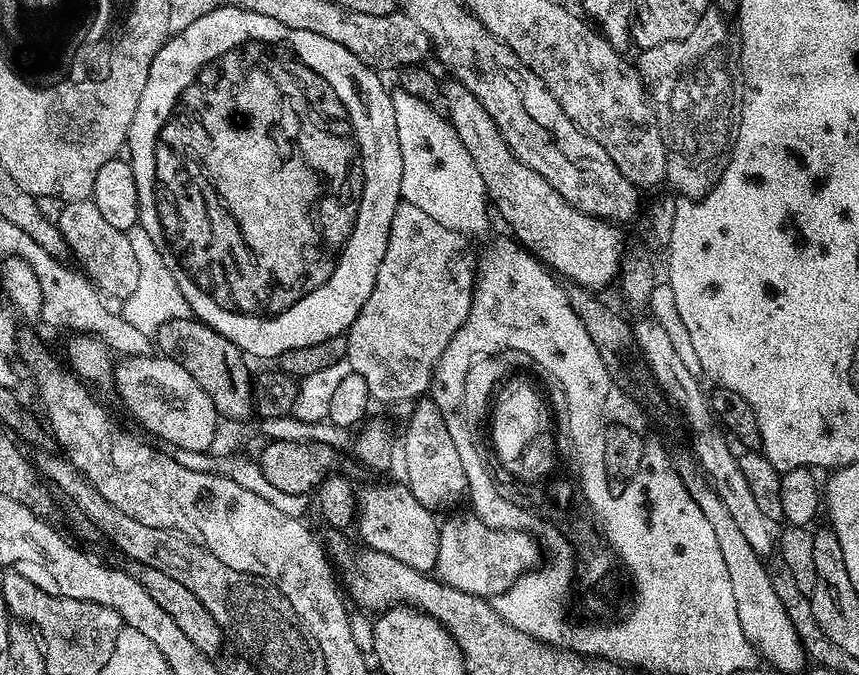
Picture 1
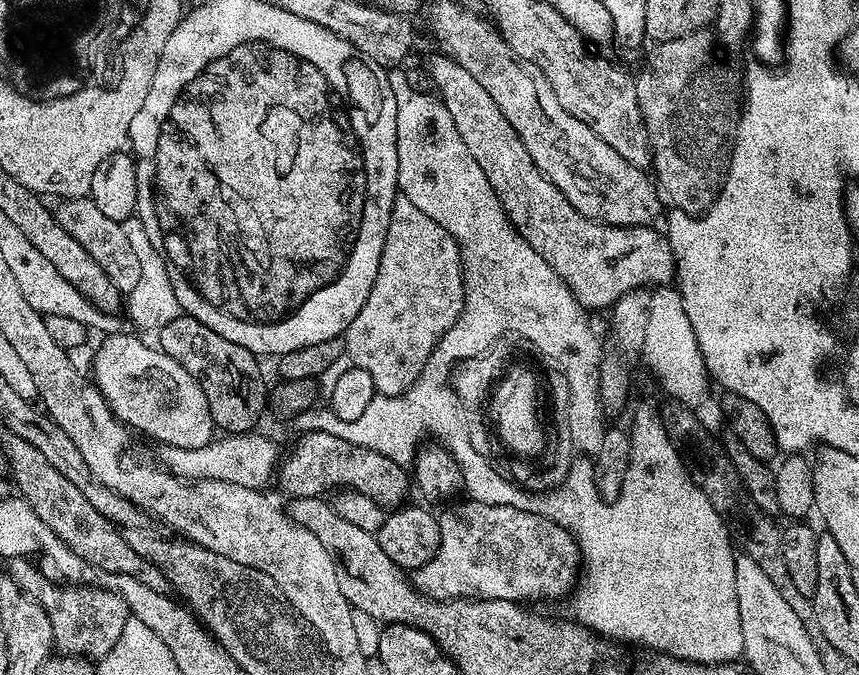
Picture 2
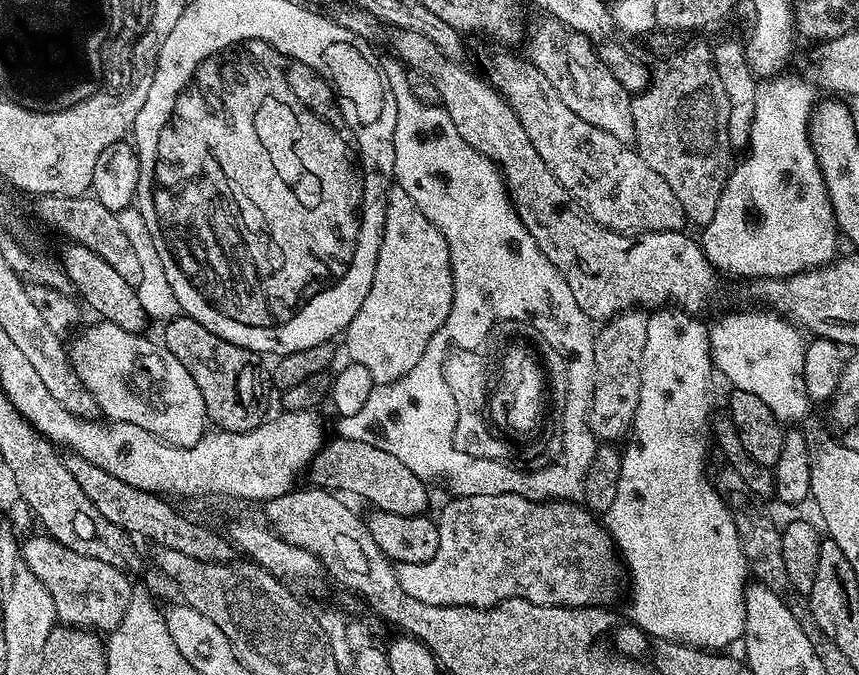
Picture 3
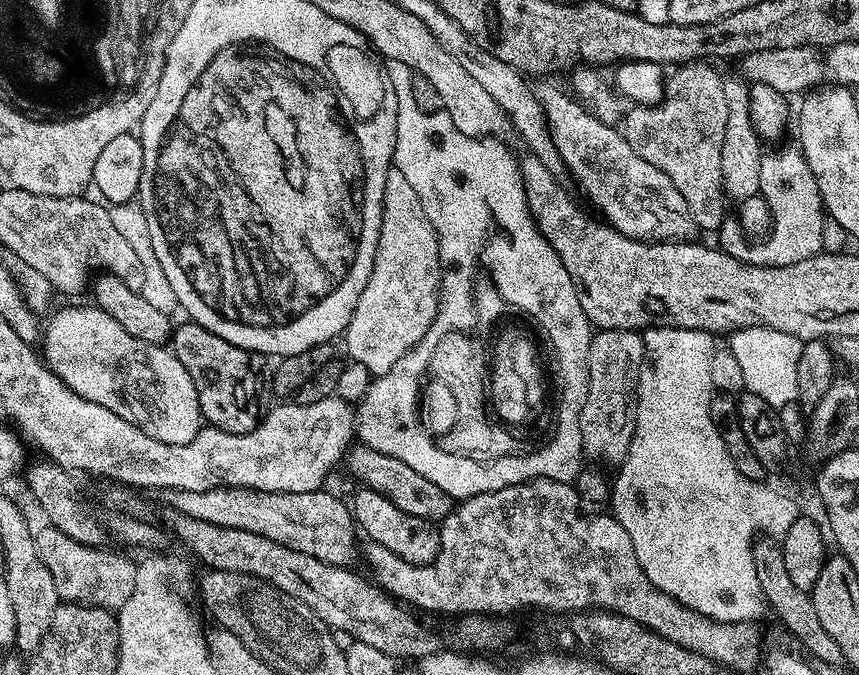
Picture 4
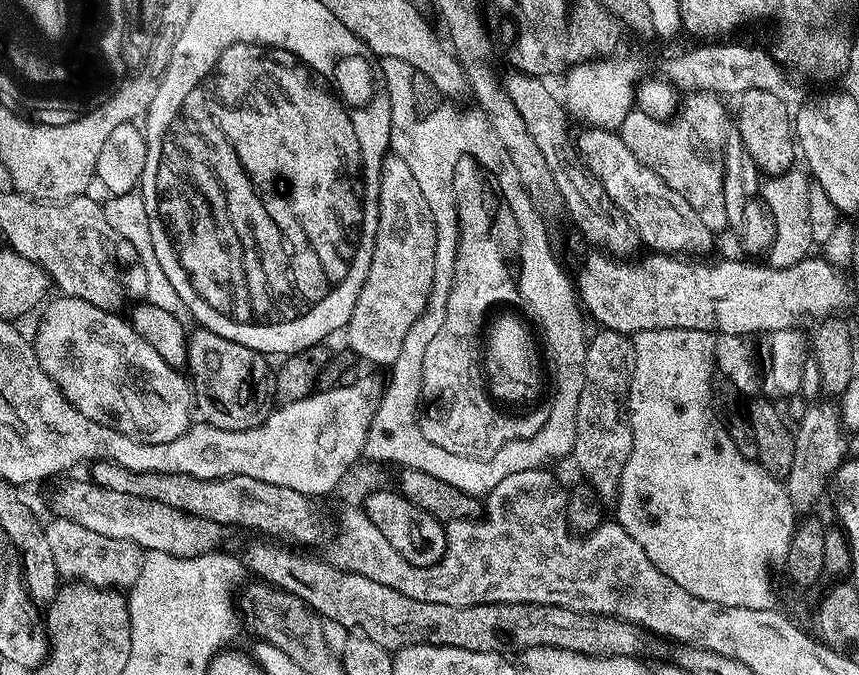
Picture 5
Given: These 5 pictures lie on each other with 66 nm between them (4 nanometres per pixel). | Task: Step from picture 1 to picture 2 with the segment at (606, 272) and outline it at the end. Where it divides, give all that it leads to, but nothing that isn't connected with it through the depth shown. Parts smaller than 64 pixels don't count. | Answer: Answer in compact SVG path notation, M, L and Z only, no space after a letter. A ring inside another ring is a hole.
M443 54L435 55L428 60L428 72L432 75L433 86L436 87L434 92L446 106L446 110L450 110L450 118L454 126L458 126L458 134L462 134L466 150L470 150L478 166L482 166L482 174L486 174L486 182L490 182L494 194L498 194L509 222L516 227L518 234L522 234L522 238L526 238L526 242L530 242L530 246L534 246L535 252L543 258L546 266L552 268L554 274L562 278L562 282L566 282L576 301L585 310L608 310L618 302L618 298L622 298L630 290L673 283L676 260L671 246L668 245L667 235L660 233L659 236L652 226L619 228L613 224L601 224L599 220L591 220L574 210L566 194L562 194L562 190L558 190L558 186L554 186L554 182L550 182L550 178L546 178L542 170L538 170L538 166L534 166L530 150L522 146L519 134L510 126L510 122L506 122L506 114L498 110L498 102L494 102L494 98L490 98L490 94L486 94L486 90L482 90L482 86L469 72L462 70L456 60Z

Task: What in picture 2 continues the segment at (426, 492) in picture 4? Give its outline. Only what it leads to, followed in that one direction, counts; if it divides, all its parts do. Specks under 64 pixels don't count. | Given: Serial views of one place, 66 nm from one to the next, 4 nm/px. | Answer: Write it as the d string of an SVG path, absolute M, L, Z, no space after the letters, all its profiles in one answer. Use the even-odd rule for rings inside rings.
M305 432L298 440L278 464L278 484L280 480L280 488L288 498L323 497L331 488L353 488L358 495L381 504L384 510L395 510L407 501L404 499L408 496L410 476L398 462L331 434Z

